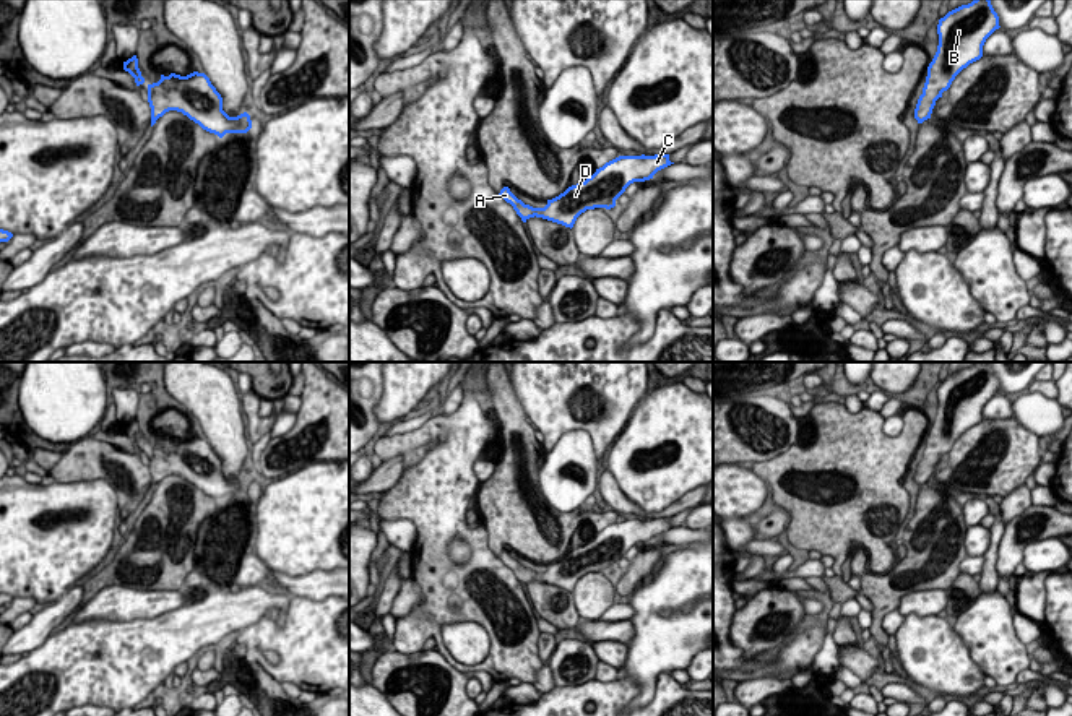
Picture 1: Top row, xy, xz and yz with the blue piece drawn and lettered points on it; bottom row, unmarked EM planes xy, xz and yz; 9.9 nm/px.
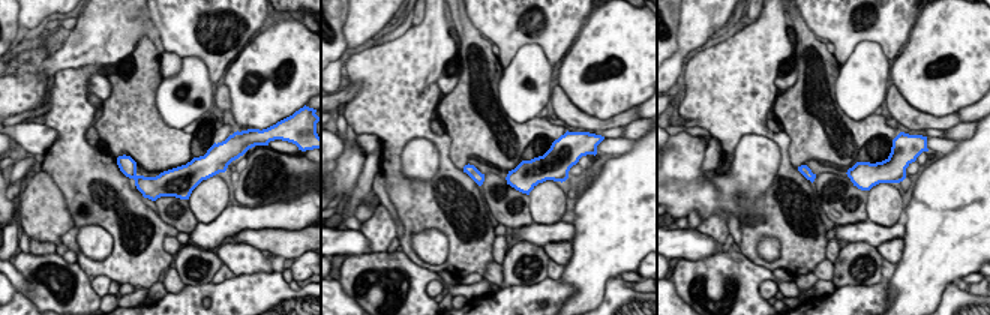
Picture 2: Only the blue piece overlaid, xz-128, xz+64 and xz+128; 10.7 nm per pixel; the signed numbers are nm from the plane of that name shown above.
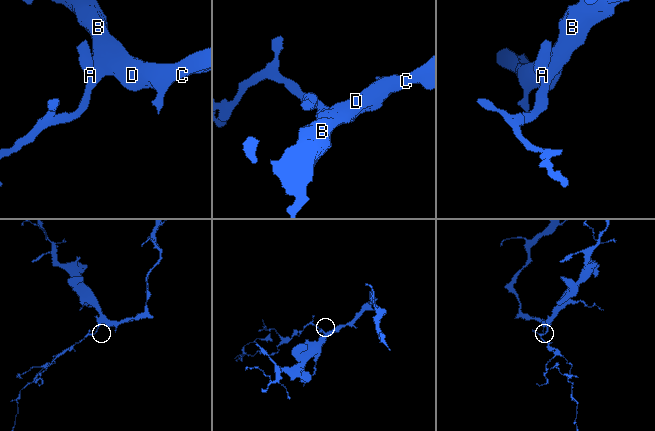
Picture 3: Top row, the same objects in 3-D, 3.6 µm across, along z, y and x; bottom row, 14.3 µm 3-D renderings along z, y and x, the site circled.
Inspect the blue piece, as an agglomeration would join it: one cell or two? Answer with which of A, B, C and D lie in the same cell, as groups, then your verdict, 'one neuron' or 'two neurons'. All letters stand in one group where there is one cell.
A B C D | one neuron

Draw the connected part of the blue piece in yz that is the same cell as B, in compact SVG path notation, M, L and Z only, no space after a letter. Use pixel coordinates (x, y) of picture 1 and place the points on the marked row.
M973 0L939 19L937 52L927 67L923 94L914 109L918 123L931 119L936 101L963 68L983 57L986 39L999 28L991 0Z

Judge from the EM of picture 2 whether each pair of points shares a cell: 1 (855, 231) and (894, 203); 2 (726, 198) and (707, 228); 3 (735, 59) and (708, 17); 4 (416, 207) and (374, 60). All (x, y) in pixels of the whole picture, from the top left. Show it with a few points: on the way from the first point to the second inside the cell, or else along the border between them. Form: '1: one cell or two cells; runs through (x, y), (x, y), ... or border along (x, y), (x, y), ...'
1: two cells; border along (867, 219), (882, 225), (893, 225), (900, 221)
2: two cells; border along (726, 221), (711, 215), (702, 222)
3: two cells; border along (713, 39), (699, 50)
4: one cell; runs through (392, 171), (392, 96)

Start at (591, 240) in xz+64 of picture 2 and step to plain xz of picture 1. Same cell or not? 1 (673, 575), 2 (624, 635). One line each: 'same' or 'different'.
1: same
2: different

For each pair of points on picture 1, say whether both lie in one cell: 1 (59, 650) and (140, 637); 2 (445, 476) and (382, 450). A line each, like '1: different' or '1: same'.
1: same
2: same

